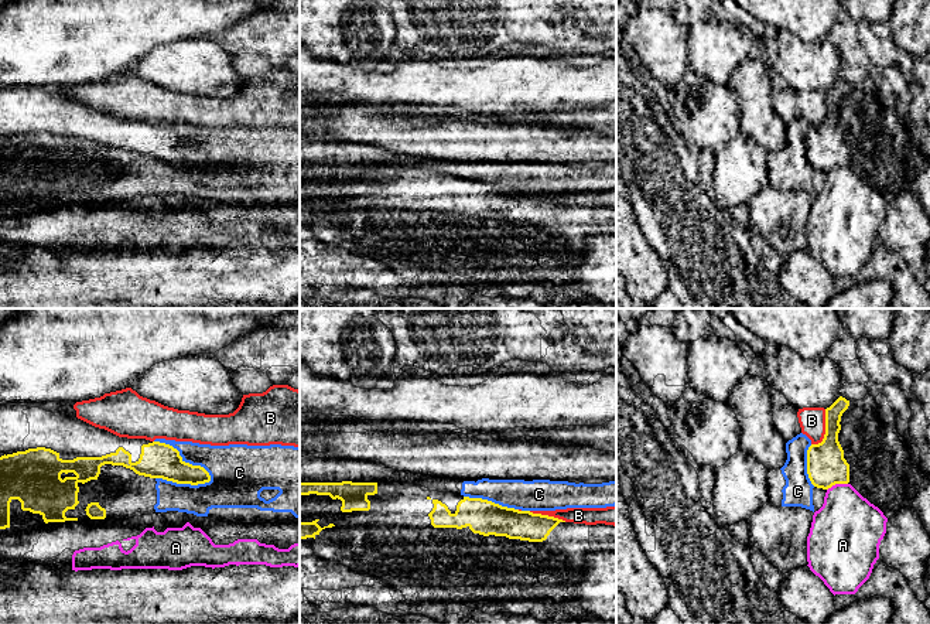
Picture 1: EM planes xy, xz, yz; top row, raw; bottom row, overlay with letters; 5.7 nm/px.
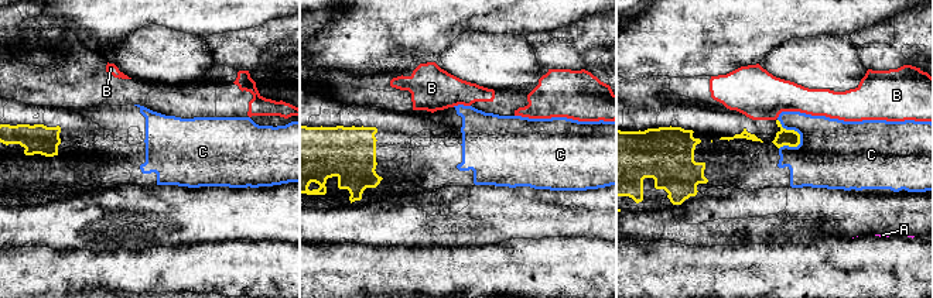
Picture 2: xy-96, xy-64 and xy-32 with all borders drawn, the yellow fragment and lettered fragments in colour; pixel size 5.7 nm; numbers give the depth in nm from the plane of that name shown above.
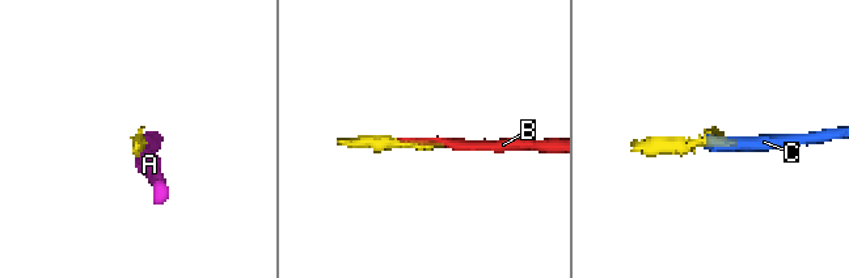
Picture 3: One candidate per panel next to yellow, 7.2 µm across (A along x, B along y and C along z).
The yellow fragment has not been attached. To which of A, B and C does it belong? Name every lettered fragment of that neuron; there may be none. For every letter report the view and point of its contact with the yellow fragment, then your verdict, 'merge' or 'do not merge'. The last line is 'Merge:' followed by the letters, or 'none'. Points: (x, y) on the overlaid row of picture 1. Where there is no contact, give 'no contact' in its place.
A: yz (837, 483) | do not merge
B: yz (826, 430) | do not merge
C: xy (184, 461) | merge
Merge: C

